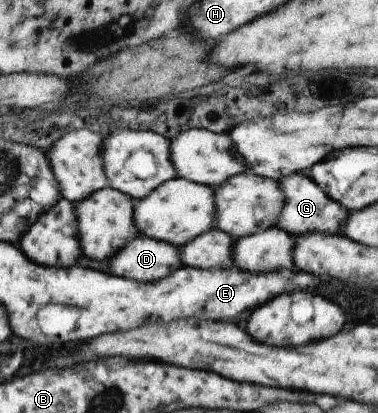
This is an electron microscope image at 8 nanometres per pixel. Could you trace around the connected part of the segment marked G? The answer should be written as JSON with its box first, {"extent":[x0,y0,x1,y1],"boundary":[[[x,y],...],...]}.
{"extent":[276,172,349,237],"boundary":[[[296,172],[278,181],[285,193],[285,206],[276,227],[287,231],[293,237],[320,232],[321,234],[342,236],[349,211],[337,201],[330,199],[325,191],[312,179]]]}

